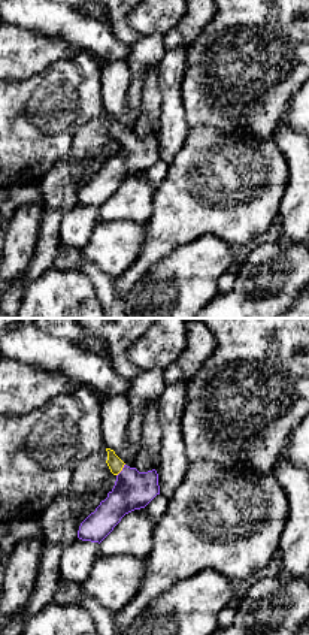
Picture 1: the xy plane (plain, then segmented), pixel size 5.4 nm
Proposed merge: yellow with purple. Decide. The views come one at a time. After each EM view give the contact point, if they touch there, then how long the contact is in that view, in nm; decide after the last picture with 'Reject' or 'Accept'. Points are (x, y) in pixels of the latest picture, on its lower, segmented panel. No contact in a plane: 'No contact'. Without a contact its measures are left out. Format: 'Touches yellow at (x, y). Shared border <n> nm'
Touches yellow at (121, 469). Shared border 80 nm

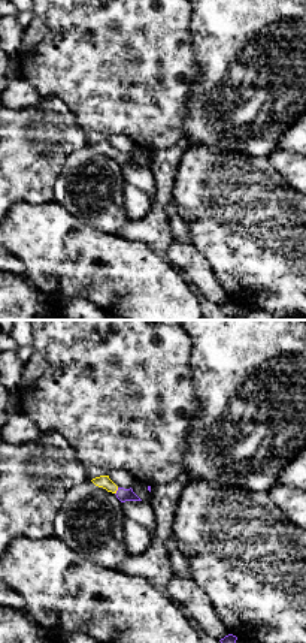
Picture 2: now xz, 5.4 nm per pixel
Touches yellow at (117, 489). Shared border 40 nm

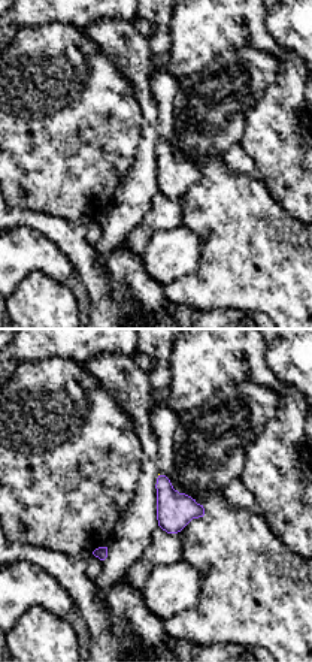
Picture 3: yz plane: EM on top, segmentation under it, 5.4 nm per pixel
No contact

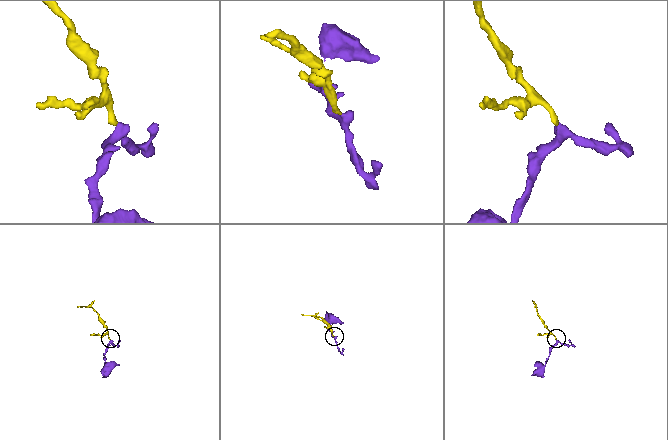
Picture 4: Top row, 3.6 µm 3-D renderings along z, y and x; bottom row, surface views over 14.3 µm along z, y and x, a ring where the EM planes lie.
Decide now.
Accept

